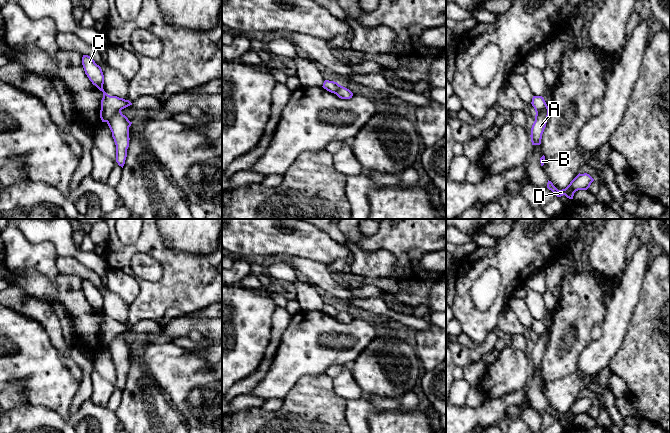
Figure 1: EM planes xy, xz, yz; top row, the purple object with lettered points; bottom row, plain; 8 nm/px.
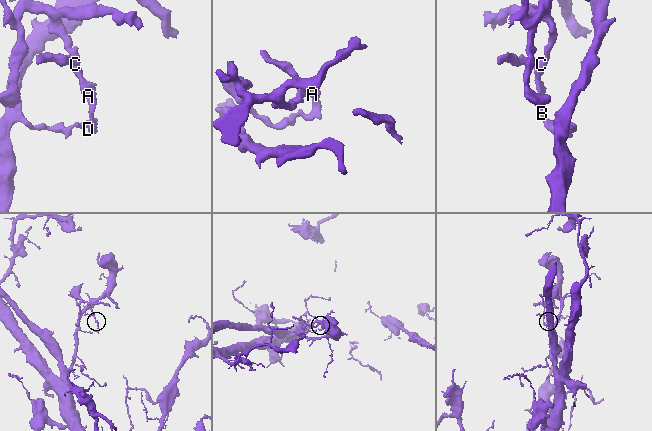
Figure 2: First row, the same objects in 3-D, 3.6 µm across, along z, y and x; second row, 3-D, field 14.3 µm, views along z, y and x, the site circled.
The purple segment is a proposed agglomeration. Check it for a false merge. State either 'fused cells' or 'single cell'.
fused cells

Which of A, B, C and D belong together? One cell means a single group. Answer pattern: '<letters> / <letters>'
A B D / C

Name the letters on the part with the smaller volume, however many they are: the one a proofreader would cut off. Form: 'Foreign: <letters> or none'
Foreign: C

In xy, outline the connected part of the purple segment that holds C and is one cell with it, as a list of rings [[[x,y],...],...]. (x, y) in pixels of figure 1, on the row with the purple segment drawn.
[[[83,55],[82,65],[85,74],[92,82],[92,84],[103,92],[100,110],[100,118],[102,122],[108,122],[114,116],[115,113],[132,105],[132,103],[129,100],[125,100],[117,96],[110,96],[104,91],[104,75],[102,69],[99,65],[95,63],[95,61],[90,56]]]

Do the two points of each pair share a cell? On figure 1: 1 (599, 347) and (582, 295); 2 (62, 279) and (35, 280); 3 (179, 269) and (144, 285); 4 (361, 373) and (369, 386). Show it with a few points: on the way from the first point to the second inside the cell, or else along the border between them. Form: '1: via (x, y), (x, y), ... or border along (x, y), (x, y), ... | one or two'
1: border along (592, 340), (581, 352), (578, 359) | two
2: via (55, 285), (42, 285) | one
3: via (170, 278), (162, 286), (153, 286) | one
4: via (364, 376), (369, 383) | one

